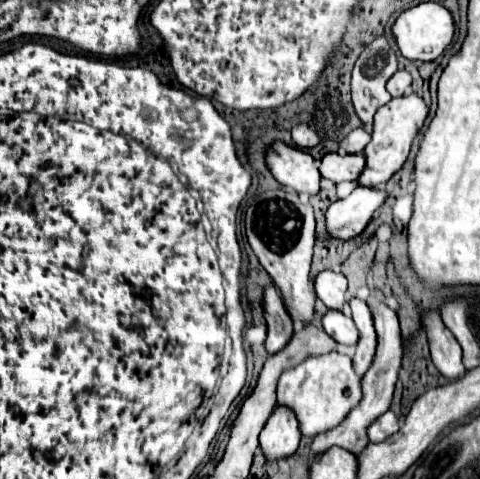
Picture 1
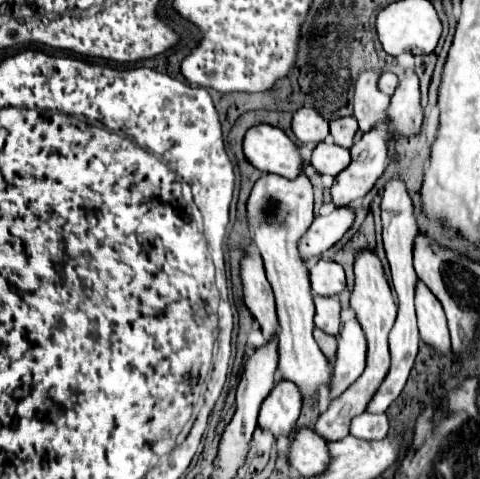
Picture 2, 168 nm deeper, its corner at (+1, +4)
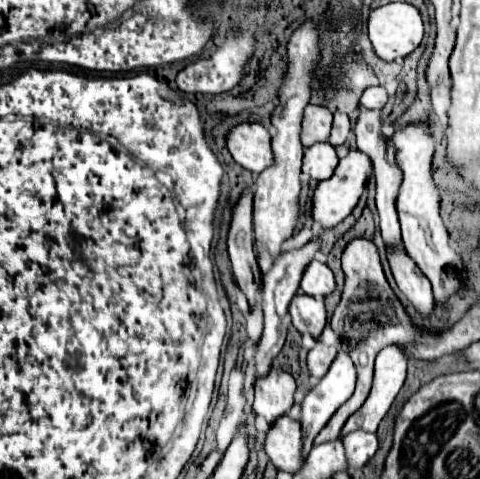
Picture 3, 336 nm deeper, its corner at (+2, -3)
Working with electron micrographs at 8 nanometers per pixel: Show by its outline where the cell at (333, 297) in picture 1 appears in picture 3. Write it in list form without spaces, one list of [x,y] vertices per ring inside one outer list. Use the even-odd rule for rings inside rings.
[[[312,261],[304,271],[300,287],[310,297],[326,297],[336,289],[334,273],[328,265],[324,265],[320,261]]]

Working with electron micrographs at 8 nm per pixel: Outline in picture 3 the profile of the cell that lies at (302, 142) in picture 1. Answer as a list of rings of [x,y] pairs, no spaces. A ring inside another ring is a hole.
[[[308,105],[304,109],[302,133],[300,133],[304,147],[310,147],[312,143],[328,141],[330,129],[332,129],[332,113],[328,109],[316,105]]]

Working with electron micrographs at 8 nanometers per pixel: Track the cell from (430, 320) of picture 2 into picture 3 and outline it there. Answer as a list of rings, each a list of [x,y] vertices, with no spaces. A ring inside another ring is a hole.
[[[390,249],[388,261],[400,291],[406,295],[412,307],[424,317],[432,315],[434,311],[432,287],[430,287],[430,281],[416,267],[416,263],[406,255],[406,251],[400,251],[400,249]]]

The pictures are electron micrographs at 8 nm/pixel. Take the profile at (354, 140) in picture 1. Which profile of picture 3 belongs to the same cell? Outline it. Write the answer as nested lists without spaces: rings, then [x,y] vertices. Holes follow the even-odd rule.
[[[336,113],[334,115],[334,125],[332,125],[332,135],[330,135],[328,143],[334,145],[334,147],[344,145],[346,139],[348,139],[348,133],[350,133],[350,119],[348,119],[348,115]]]

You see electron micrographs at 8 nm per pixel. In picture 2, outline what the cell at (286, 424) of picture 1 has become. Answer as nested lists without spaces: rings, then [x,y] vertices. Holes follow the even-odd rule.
[[[279,380],[261,406],[263,412],[259,410],[259,426],[271,430],[273,436],[289,436],[301,412],[301,392],[293,382]]]

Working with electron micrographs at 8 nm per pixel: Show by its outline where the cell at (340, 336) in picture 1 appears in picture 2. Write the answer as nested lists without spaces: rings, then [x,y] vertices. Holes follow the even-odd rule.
[[[313,296],[315,302],[315,328],[337,336],[339,334],[339,300],[335,296],[327,298],[327,296]]]

